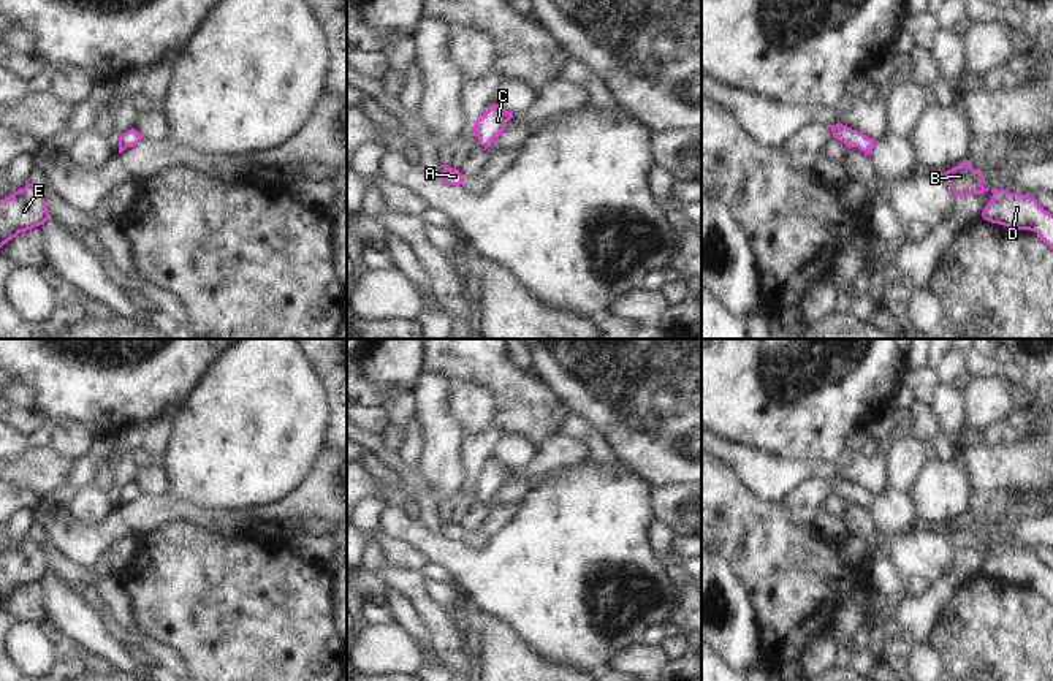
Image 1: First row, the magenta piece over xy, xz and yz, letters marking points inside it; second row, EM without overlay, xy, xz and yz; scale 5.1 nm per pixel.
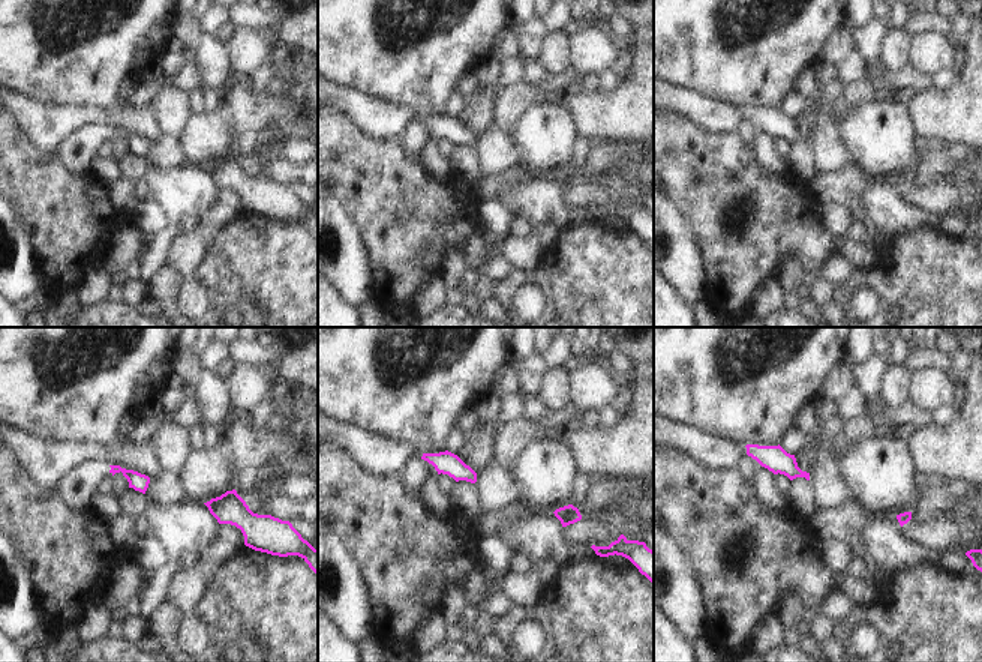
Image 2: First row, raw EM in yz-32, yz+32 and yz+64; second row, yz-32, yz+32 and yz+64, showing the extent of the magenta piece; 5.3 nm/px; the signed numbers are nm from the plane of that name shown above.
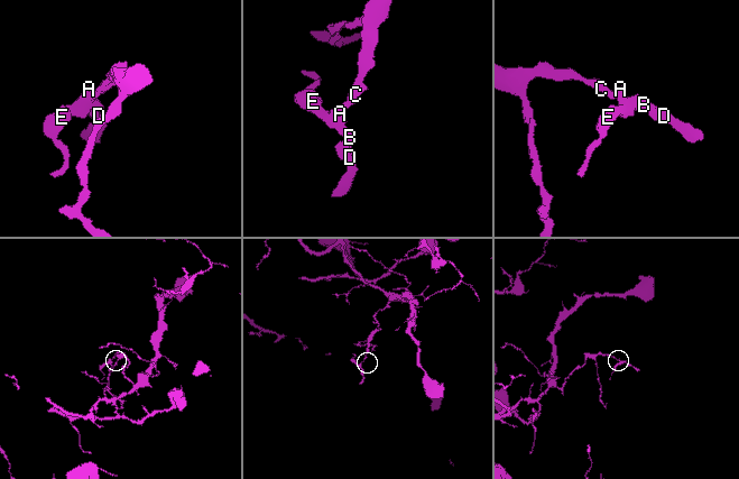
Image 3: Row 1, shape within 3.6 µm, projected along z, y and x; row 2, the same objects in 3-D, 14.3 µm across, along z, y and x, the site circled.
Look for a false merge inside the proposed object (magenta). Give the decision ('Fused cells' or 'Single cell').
Single cell

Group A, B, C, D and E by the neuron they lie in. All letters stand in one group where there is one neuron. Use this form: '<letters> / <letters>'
A B C D E

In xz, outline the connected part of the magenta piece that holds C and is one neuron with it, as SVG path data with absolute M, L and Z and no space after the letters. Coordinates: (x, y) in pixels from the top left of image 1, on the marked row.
M492 103L488 111L475 120L473 131L480 144L491 147L492 141L505 130L511 117L513 114L510 111Z

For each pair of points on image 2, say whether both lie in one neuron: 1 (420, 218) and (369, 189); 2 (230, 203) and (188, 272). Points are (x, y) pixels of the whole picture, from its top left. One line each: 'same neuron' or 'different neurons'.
1: same neuron
2: same neuron

